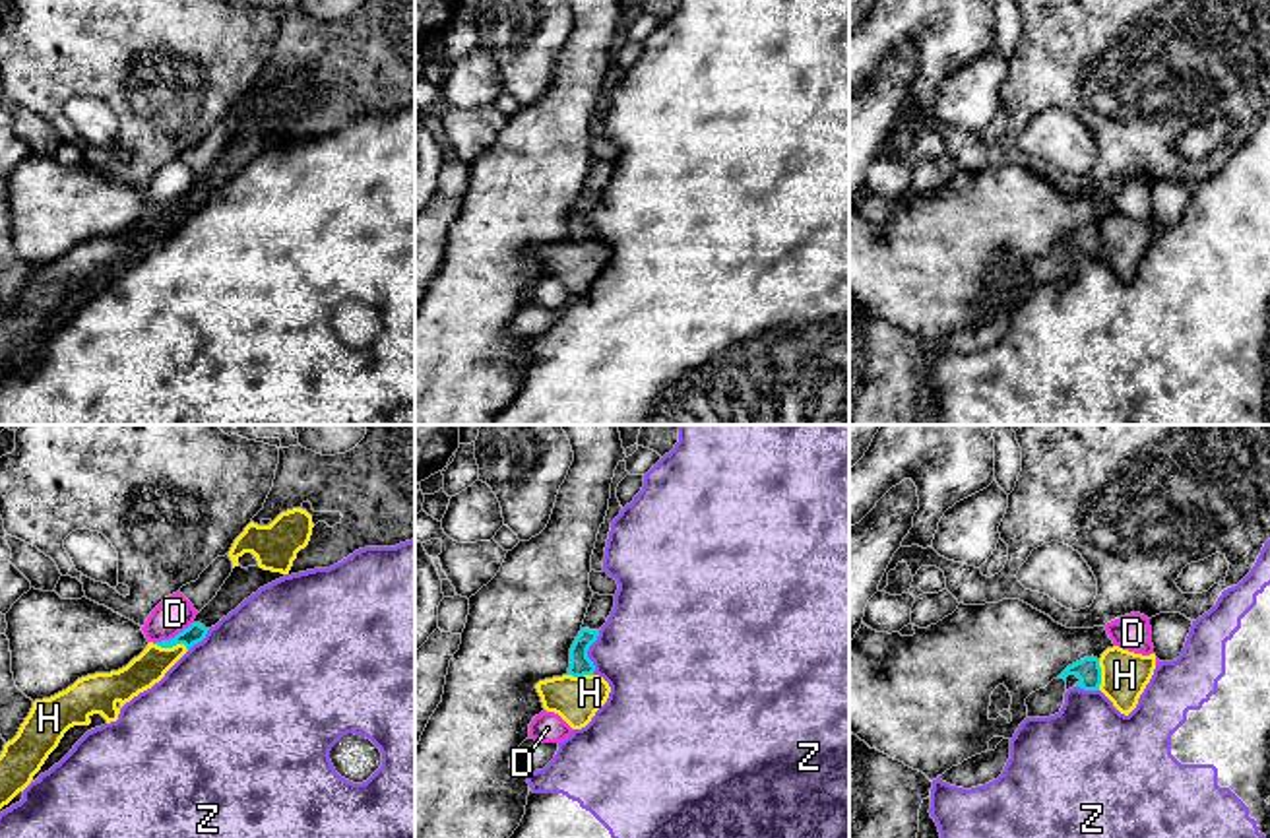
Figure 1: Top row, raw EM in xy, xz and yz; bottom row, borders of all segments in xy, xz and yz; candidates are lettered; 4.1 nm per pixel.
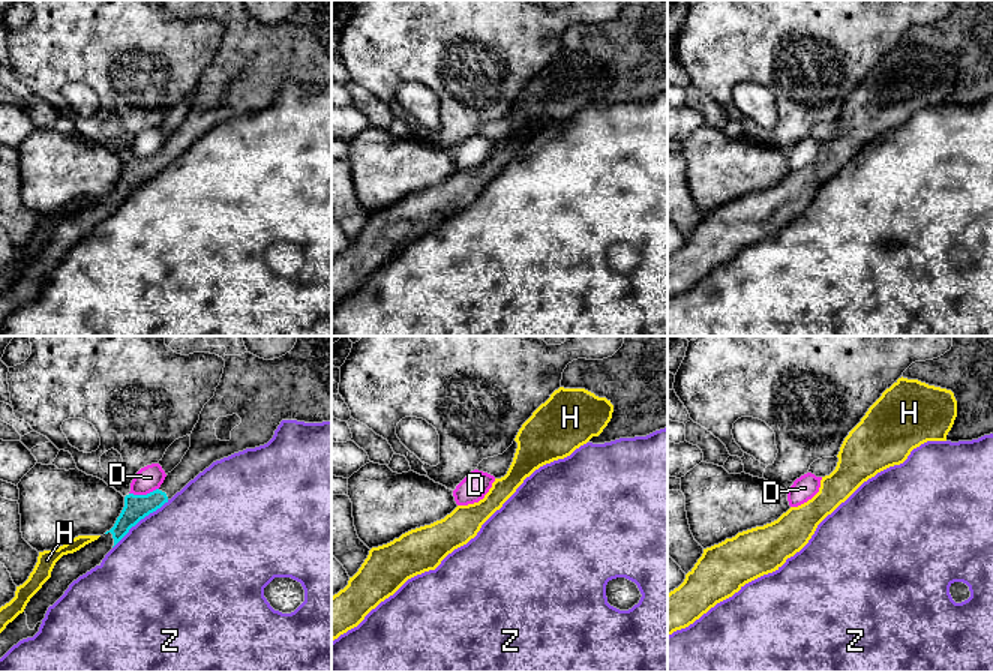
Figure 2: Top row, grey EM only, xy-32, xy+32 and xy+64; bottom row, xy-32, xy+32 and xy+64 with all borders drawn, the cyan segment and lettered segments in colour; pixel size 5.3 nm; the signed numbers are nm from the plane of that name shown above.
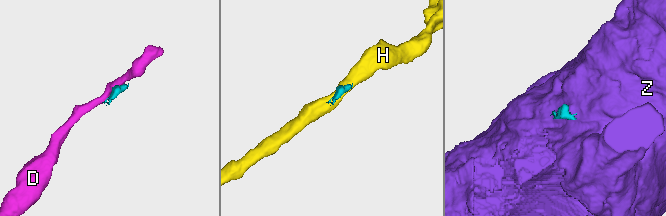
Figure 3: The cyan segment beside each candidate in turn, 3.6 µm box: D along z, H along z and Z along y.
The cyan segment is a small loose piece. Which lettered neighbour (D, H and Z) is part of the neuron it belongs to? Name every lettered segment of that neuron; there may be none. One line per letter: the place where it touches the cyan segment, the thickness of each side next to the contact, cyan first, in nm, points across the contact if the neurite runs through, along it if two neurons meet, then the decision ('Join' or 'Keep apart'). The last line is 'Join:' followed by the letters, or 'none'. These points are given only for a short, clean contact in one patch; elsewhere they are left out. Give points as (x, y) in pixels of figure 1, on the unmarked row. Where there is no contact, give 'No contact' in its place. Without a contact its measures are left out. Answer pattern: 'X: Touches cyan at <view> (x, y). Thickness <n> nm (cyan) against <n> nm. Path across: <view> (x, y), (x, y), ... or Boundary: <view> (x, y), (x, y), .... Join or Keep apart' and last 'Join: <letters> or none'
D: Touches cyan at xy (175, 202). Thickness 80 nm (cyan) against 150 nm. Boundary: xy (192, 187), (173, 202), (154, 208). Keep apart
H: Touches cyan at xy (173, 210). Thickness 80 nm (cyan) against 140 nm. Boundary: xy (156, 208), (161, 212), (183, 210), (187, 216). Keep apart
Z: Touches cyan at xz (586, 218). Thickness 90 nm (cyan) against 420 nm. Boundary: xz (600, 196), (588, 216), (594, 231), (592, 239). Keep apart
Join: none

